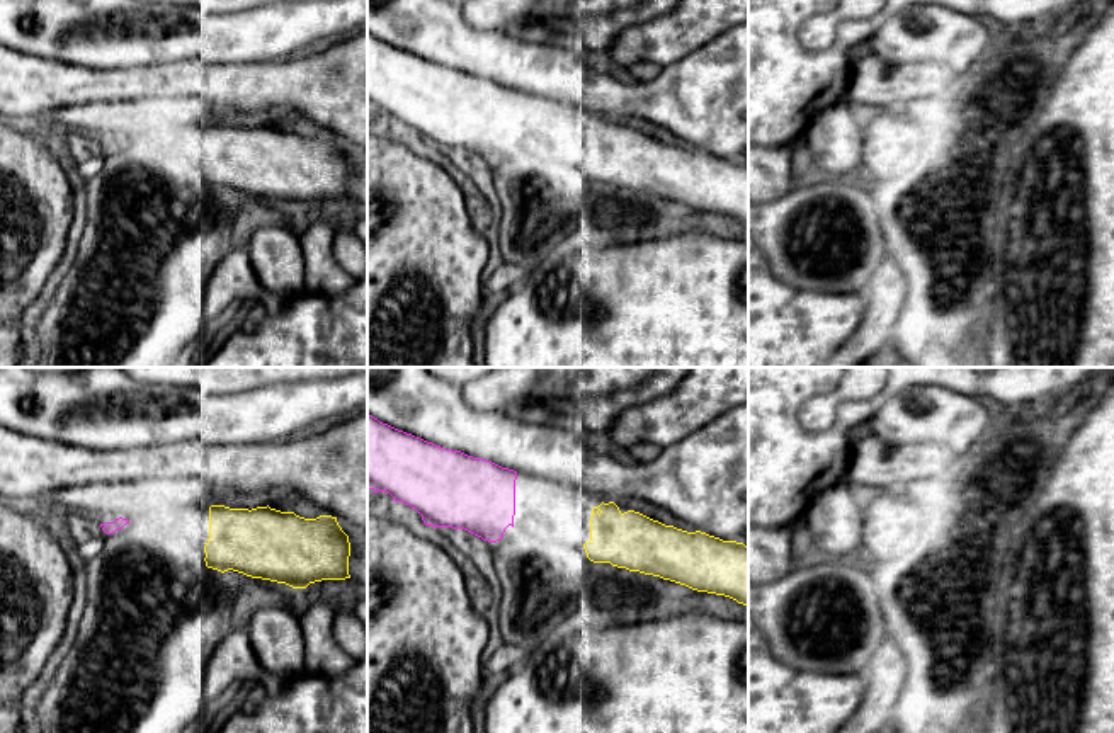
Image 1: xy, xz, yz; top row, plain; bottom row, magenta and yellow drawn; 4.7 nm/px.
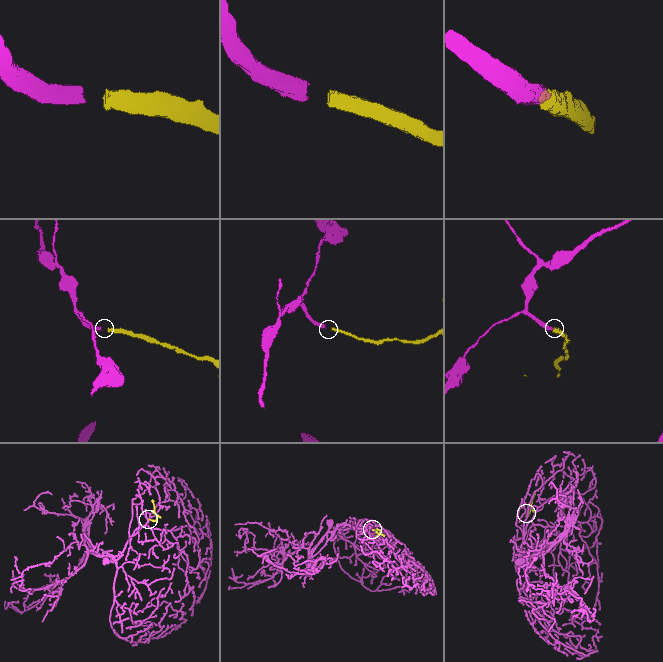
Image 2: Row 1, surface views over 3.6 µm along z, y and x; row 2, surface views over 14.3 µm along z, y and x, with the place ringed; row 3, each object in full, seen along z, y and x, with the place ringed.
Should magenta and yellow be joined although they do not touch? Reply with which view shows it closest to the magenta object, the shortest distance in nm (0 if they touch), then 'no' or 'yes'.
xz | 340 nm | yes

